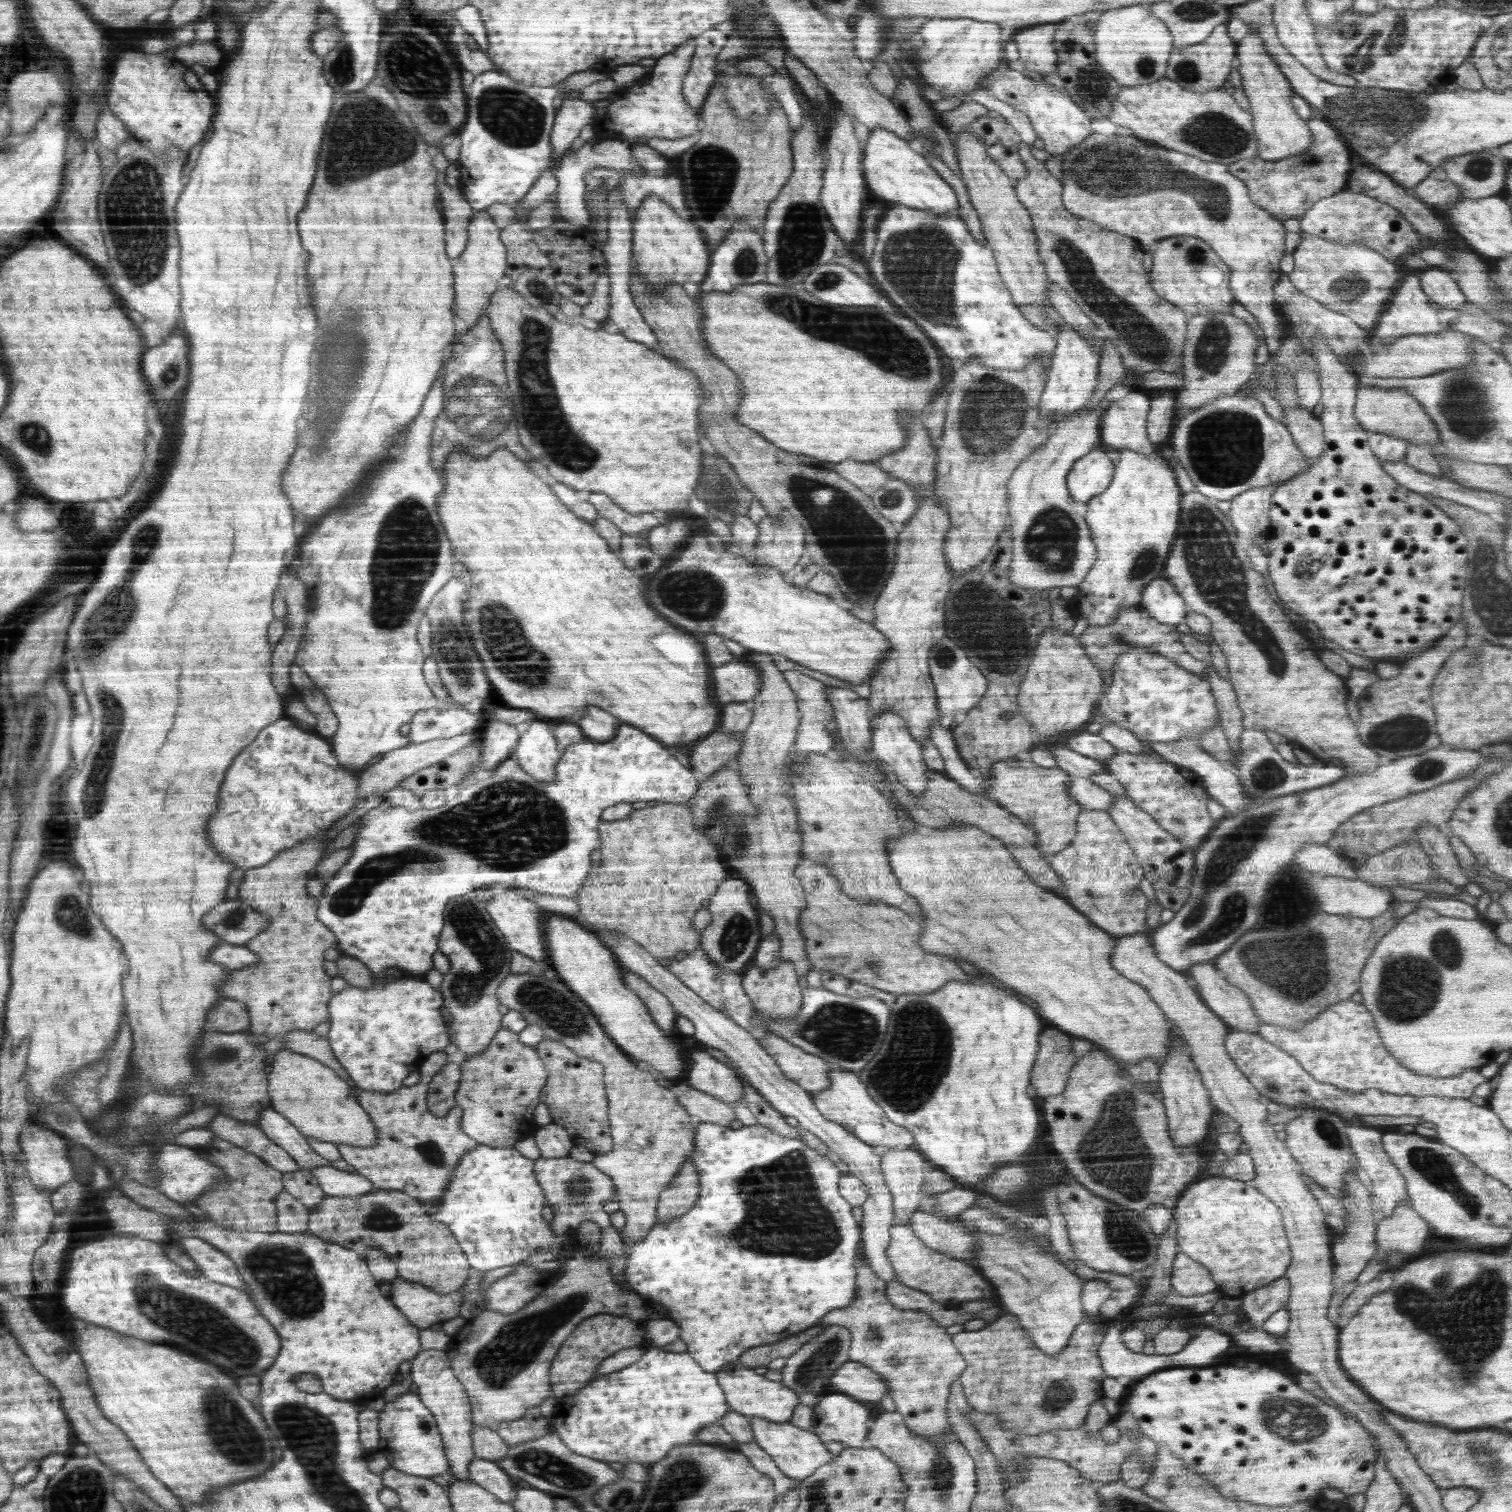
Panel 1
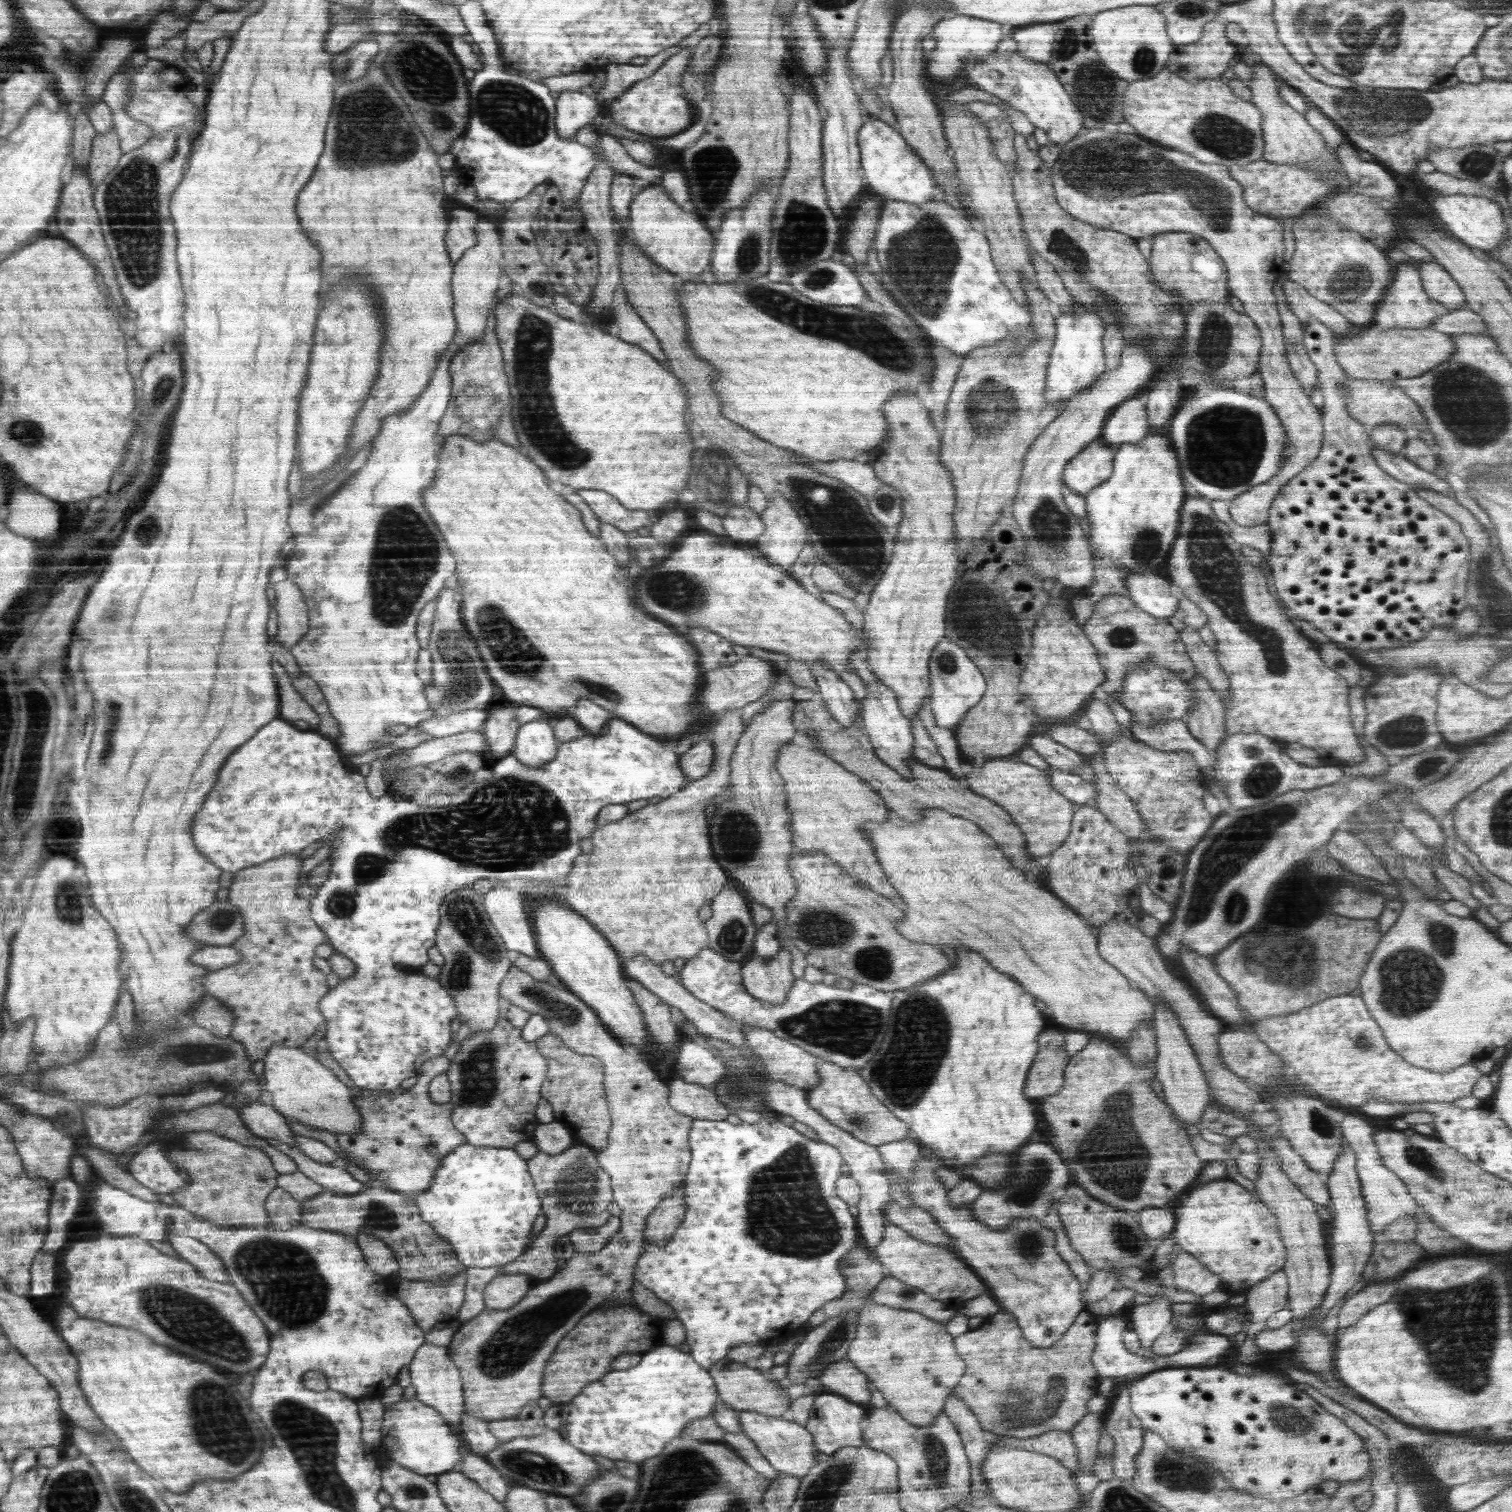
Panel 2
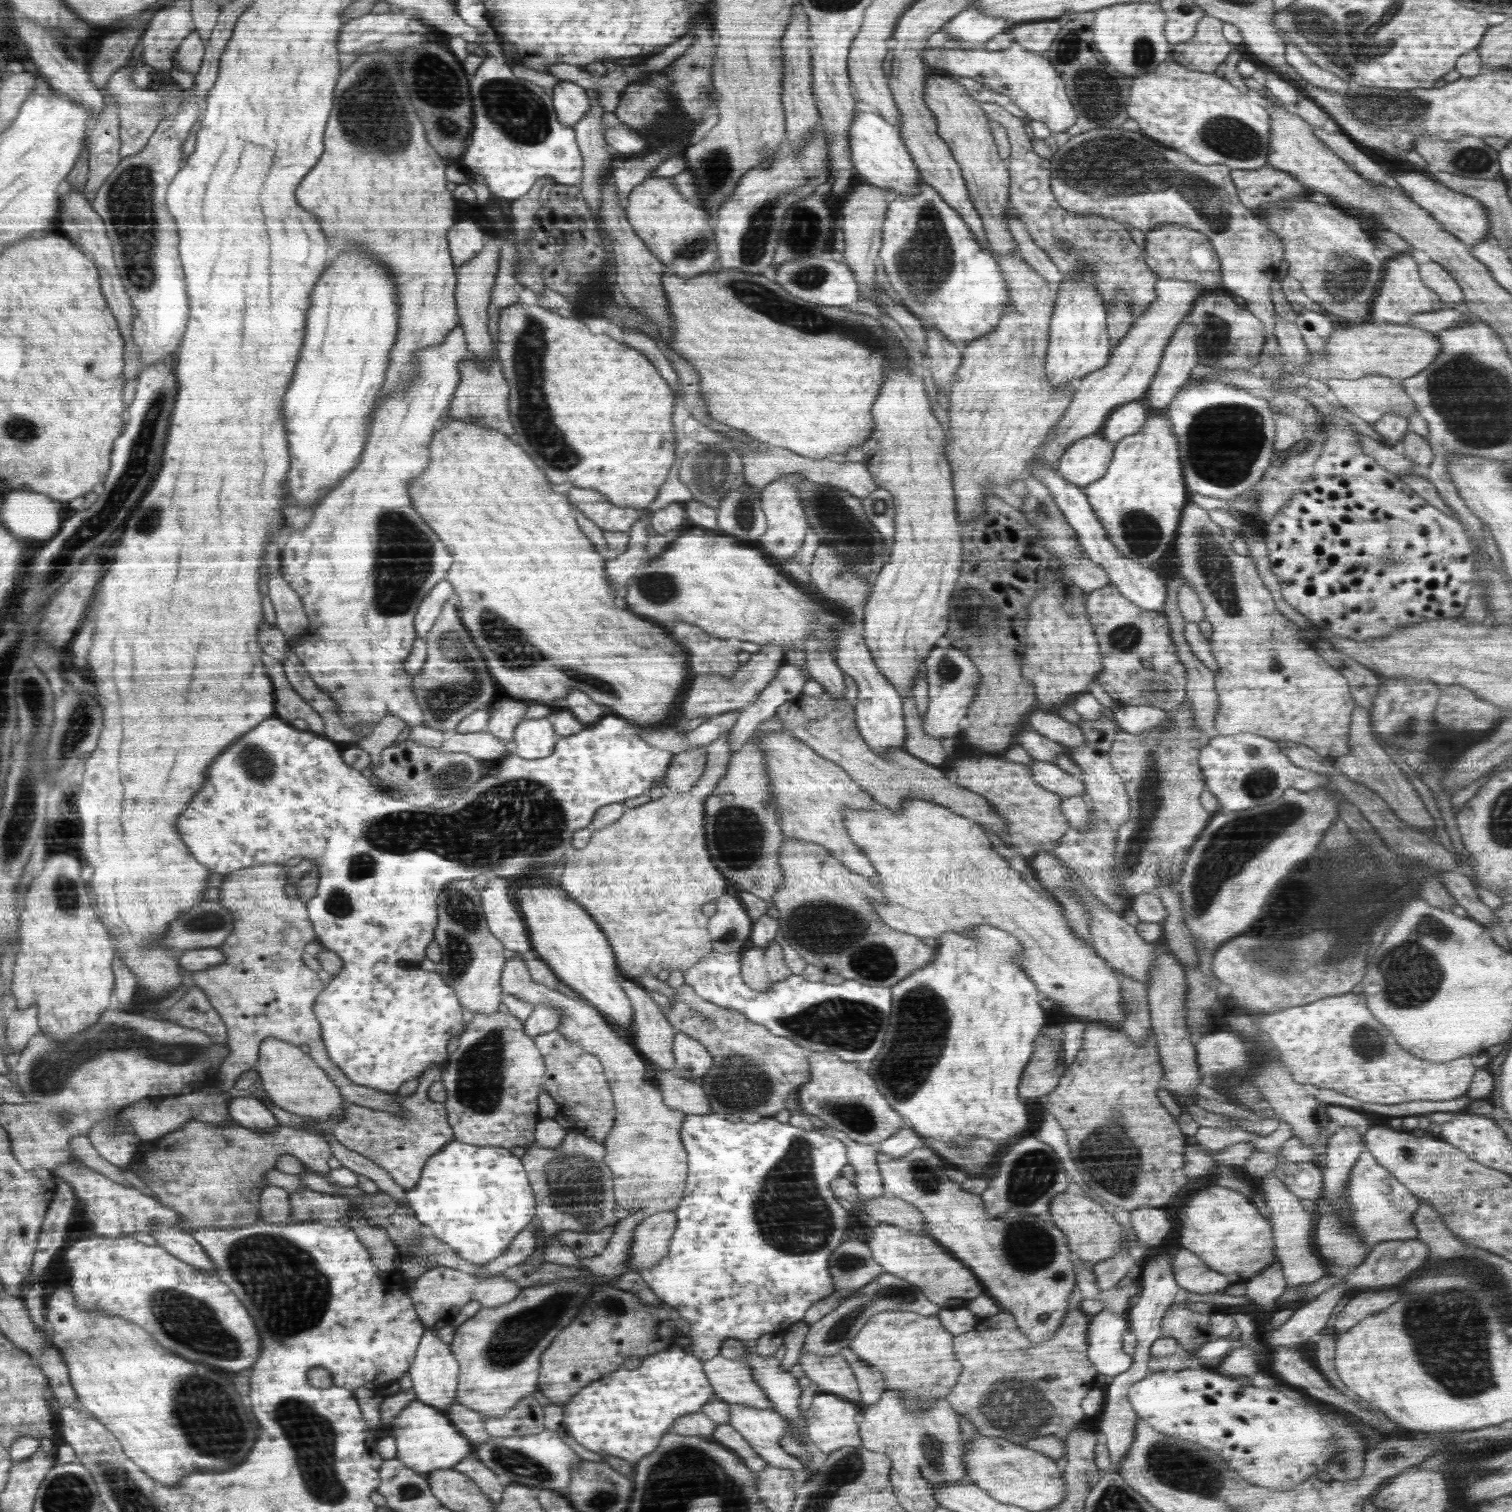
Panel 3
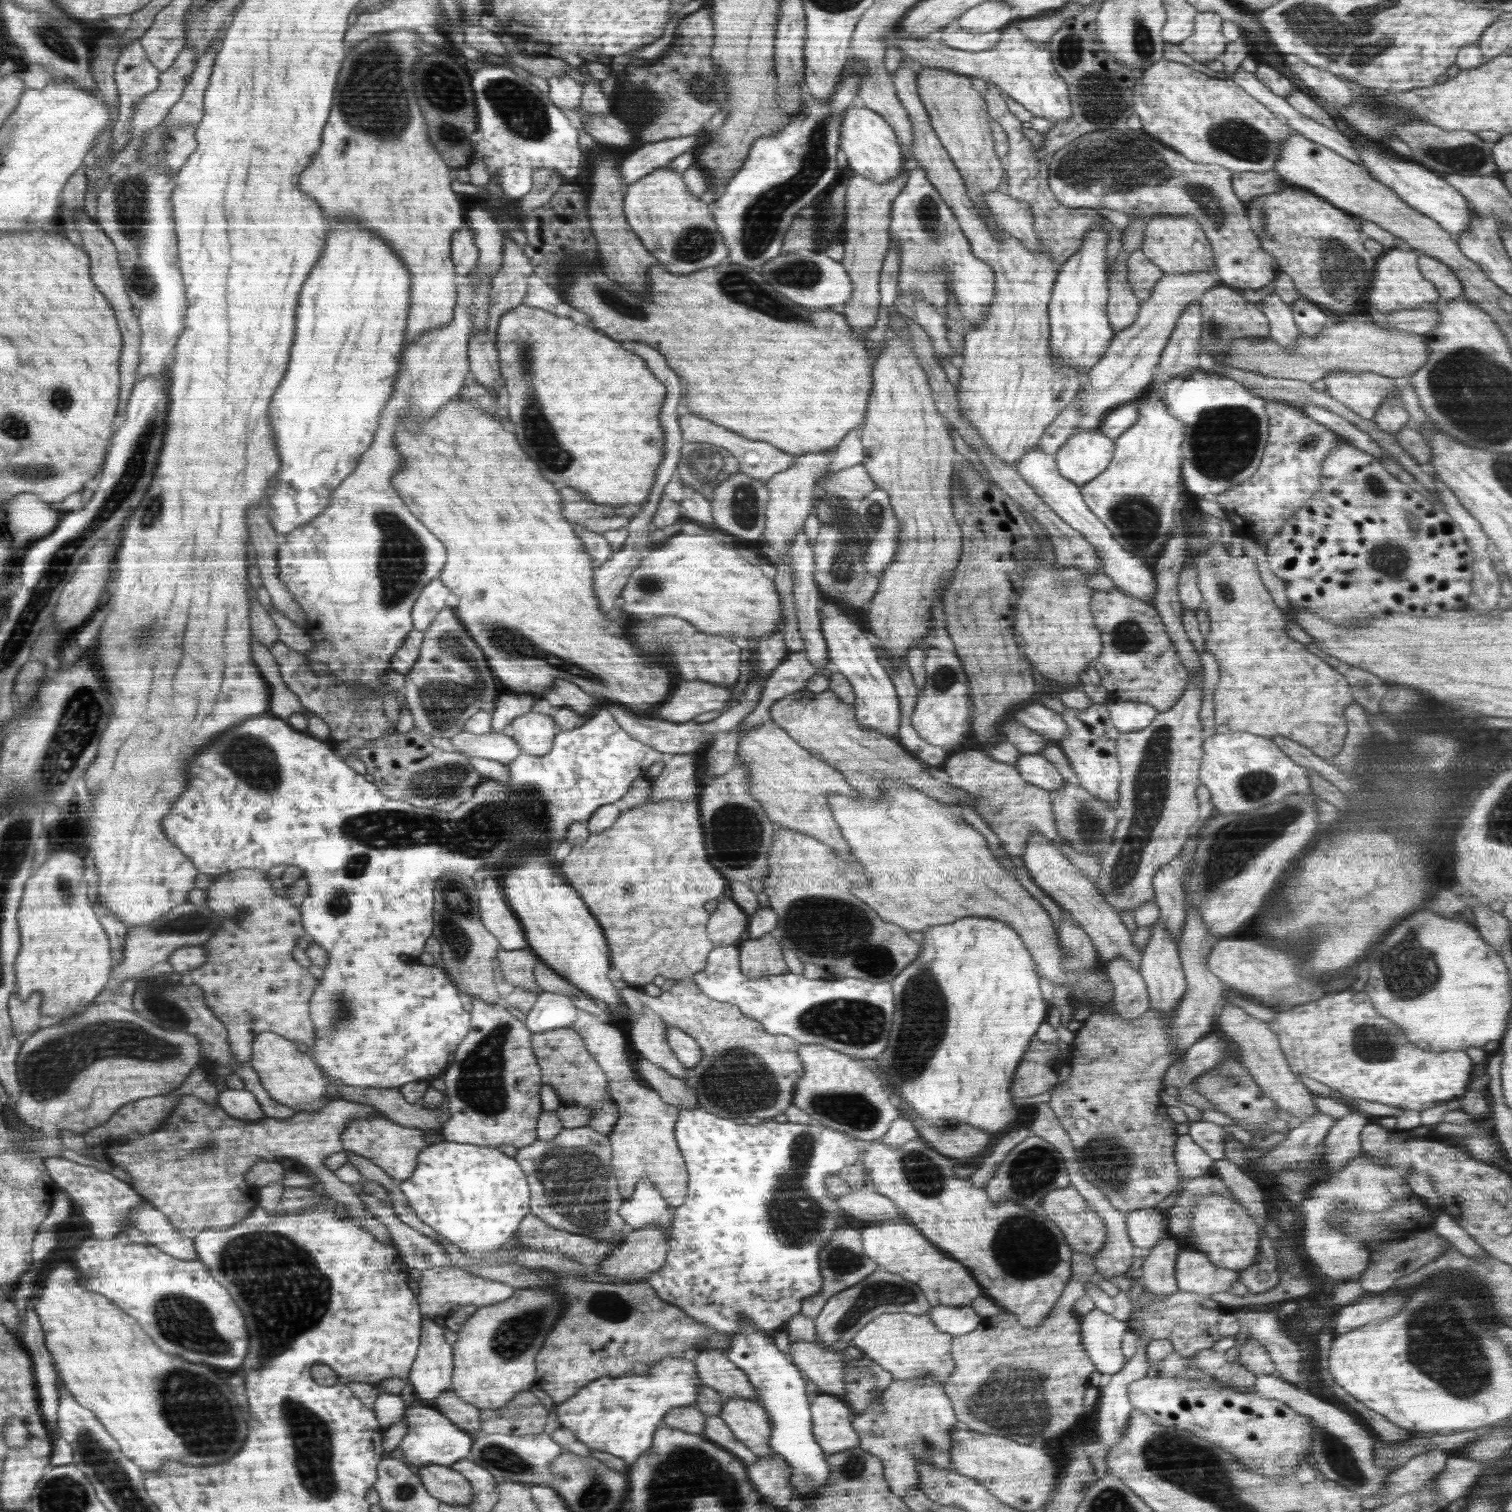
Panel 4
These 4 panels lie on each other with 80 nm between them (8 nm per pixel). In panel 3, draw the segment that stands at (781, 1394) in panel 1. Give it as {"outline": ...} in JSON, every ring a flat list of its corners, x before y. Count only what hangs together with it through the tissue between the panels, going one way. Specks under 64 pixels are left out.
{"outline":[[722,1355,714,1356,709,1361,701,1361,701,1363,718,1400,726,1401,730,1405,748,1405,756,1408,756,1410,775,1410,773,1401,770,1401,764,1387,754,1379,752,1367,748,1367,739,1360,729,1359]]}

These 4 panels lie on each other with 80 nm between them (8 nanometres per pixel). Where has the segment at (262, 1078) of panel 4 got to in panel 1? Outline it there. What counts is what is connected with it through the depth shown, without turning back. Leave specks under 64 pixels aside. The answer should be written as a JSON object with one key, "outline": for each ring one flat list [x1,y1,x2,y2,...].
{"outline":[[278,1051,268,1079,272,1108,289,1119,307,1138,335,1145,369,1147,377,1144,376,1125,358,1101,356,1087,318,1059,292,1051]]}

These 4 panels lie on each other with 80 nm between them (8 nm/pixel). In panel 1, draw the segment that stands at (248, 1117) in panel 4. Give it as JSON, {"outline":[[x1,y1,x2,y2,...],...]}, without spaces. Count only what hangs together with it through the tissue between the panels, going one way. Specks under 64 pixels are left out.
{"outline":[[273,1108,262,1112,257,1127,297,1162,299,1170,311,1173,315,1166,328,1164,325,1158,313,1151,307,1137,298,1130,298,1127]]}

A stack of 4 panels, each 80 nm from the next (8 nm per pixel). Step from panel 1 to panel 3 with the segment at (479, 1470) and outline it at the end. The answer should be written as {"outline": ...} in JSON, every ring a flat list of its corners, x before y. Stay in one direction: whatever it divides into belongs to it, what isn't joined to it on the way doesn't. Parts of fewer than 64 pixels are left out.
{"outline":[[466,1457,455,1466,461,1474,468,1475,478,1487,490,1498,490,1501,499,1503,503,1497,505,1486,498,1480,497,1472,487,1467,478,1458]]}

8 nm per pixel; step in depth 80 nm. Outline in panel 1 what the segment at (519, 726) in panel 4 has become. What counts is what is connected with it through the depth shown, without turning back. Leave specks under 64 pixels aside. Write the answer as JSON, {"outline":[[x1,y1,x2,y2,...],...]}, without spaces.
{"outline":[[532,722,514,749,514,756,528,774,542,782,556,781,562,751,553,728,544,722]]}

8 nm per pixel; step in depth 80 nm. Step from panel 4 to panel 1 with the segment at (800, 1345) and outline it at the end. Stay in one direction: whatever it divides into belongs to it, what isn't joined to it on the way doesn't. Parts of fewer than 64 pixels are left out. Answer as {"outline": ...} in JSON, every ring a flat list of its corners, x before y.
{"outline":[[850,1360,834,1371,829,1384,836,1392,847,1394,860,1402,876,1404,884,1395,889,1395,887,1384,875,1370]]}

